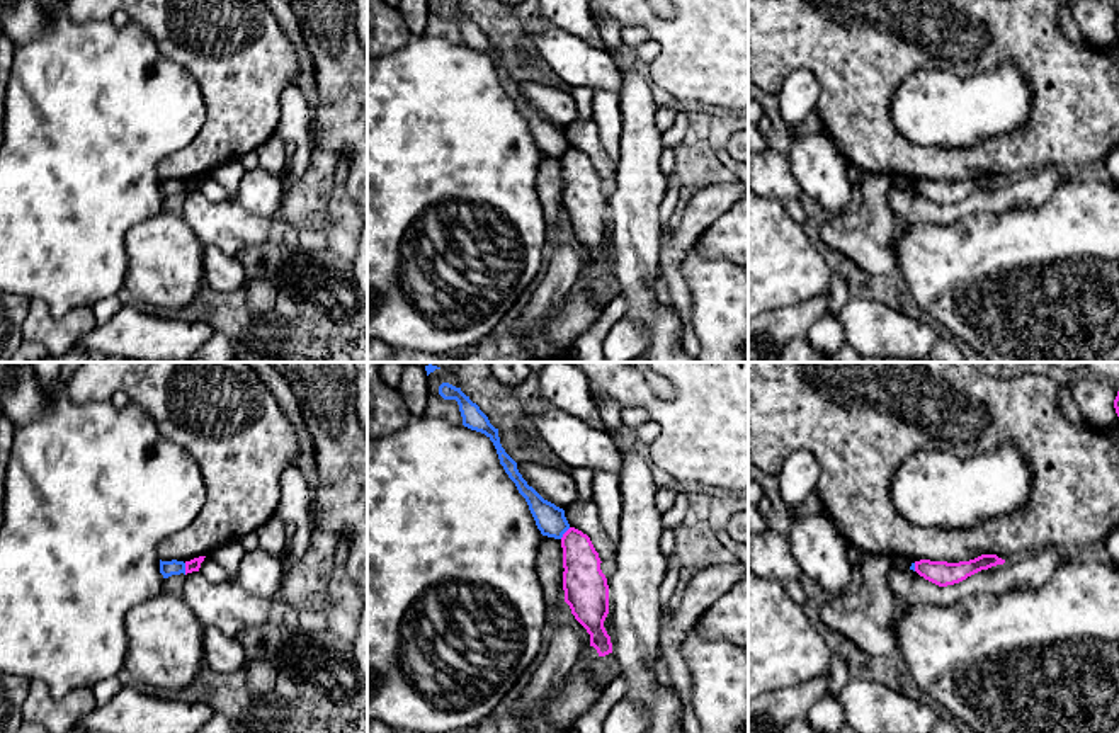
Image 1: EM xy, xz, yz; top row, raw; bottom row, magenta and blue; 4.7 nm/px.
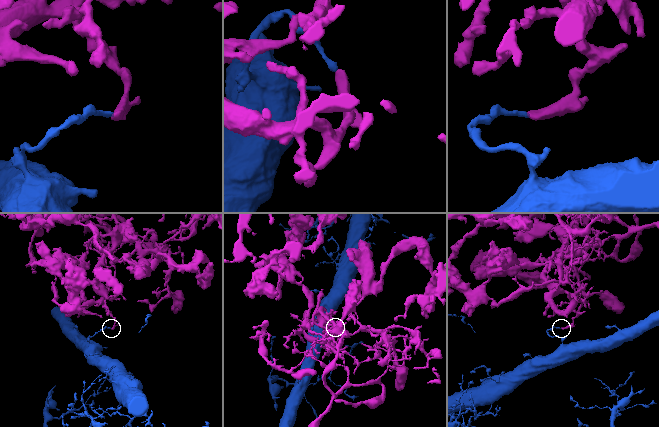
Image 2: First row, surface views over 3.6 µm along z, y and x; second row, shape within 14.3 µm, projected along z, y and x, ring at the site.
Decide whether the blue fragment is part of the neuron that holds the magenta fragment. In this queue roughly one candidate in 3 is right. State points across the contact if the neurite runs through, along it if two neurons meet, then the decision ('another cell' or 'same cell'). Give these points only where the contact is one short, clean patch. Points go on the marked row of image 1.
border along xy (184, 563), (186, 573); another cell

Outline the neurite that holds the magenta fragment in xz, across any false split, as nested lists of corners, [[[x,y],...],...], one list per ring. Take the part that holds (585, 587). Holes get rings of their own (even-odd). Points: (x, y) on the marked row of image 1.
[[[570,527],[561,537],[565,602],[575,619],[590,634],[590,646],[599,656],[612,653],[611,636],[604,628],[609,614],[609,585],[600,570],[600,558],[590,537]]]

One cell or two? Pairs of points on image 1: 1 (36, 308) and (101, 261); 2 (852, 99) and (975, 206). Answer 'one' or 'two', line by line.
1: two
2: two

